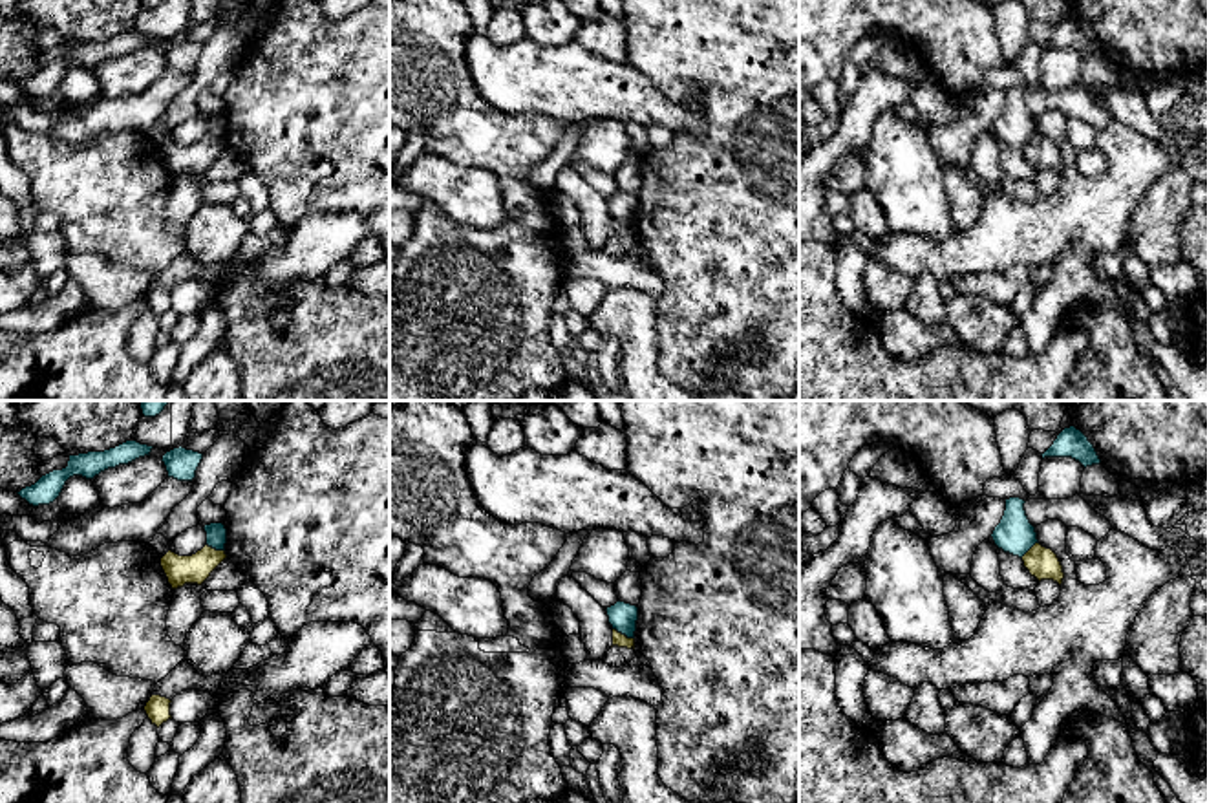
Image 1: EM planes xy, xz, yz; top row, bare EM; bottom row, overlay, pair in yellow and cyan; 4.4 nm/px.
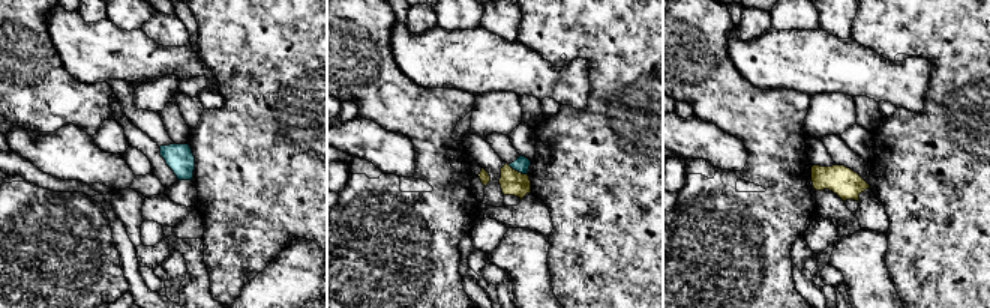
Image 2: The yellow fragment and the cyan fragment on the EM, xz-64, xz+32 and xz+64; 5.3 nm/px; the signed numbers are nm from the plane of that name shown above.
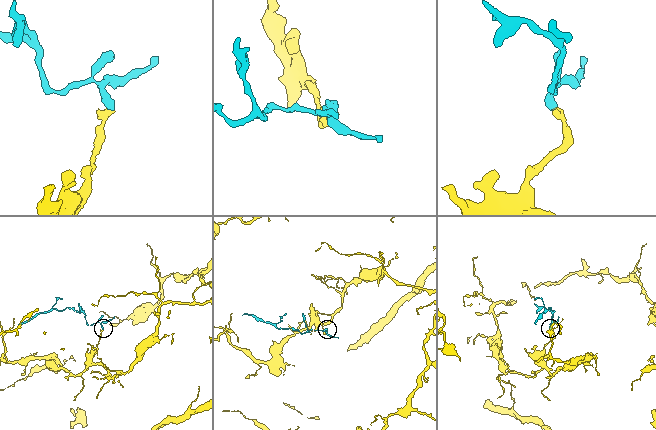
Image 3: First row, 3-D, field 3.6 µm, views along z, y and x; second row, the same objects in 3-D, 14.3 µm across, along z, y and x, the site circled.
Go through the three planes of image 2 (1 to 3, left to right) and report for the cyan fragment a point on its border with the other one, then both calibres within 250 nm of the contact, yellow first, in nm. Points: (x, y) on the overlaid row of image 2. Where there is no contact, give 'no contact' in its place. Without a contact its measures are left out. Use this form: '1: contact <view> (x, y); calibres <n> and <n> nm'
1: no contact
2: contact xz+32 (518, 172); calibres 130 and 80 nm
3: no contact

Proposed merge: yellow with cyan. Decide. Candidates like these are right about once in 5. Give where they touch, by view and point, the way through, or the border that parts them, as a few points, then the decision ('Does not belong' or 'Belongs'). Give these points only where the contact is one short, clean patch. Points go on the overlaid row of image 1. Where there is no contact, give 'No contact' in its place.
Touches yellow at xz (624, 635). Boundary: xz (613, 628), (633, 639). Does not belong

